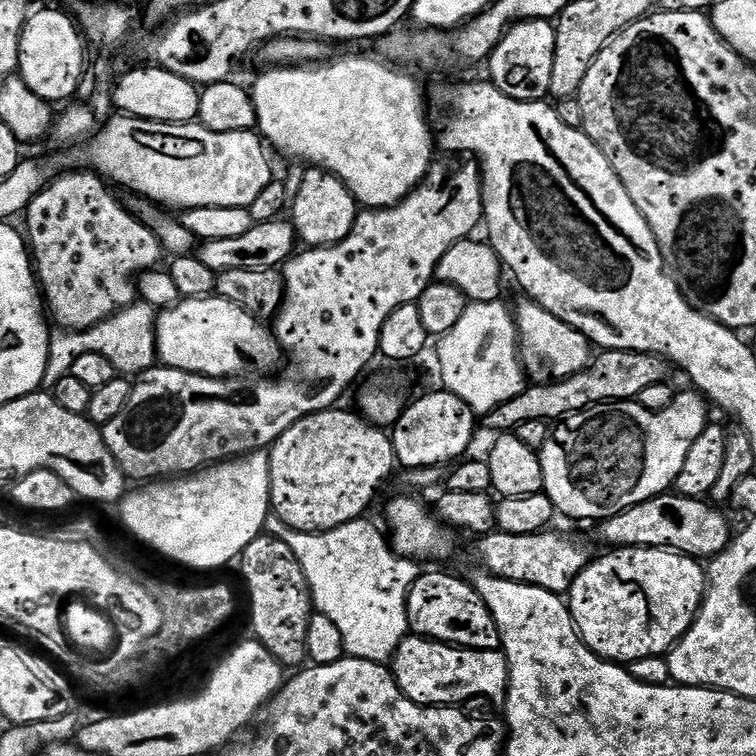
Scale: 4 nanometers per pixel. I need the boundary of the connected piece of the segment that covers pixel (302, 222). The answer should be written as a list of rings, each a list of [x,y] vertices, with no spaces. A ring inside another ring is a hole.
[[[315,166],[305,171],[298,196],[290,203],[290,219],[296,227],[299,243],[308,248],[327,248],[329,244],[346,239],[356,221],[357,211],[356,199],[347,186],[332,173]]]

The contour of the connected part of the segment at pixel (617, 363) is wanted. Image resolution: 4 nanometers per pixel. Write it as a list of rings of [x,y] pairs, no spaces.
[[[609,348],[599,353],[600,357],[593,359],[588,367],[582,369],[565,380],[553,380],[551,384],[532,384],[526,386],[517,397],[502,403],[497,409],[490,410],[483,417],[482,424],[492,431],[492,434],[512,434],[522,422],[538,422],[547,420],[559,422],[566,416],[572,416],[575,412],[581,412],[587,408],[593,408],[595,404],[607,404],[610,400],[636,400],[643,397],[646,390],[661,387],[668,376],[669,361],[663,356],[656,356],[652,352],[635,352],[634,350],[614,350]]]

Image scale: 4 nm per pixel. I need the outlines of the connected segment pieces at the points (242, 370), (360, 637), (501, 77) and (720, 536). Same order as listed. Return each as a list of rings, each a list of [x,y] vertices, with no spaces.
[[[215,294],[206,298],[179,299],[171,307],[165,307],[156,318],[156,354],[159,363],[165,368],[177,368],[183,372],[193,372],[195,376],[213,376],[214,378],[244,378],[249,374],[264,378],[275,373],[282,364],[280,343],[271,331],[260,324],[255,315],[242,306],[234,306],[226,298]]]
[[[272,518],[267,522],[266,532],[267,535],[277,536],[279,540],[286,542],[286,546],[290,546],[290,550],[294,550],[306,574],[308,589],[312,591],[315,611],[321,616],[330,618],[330,622],[338,626],[338,631],[344,639],[345,653],[354,658],[387,665],[395,656],[405,636],[409,635],[408,592],[422,574],[421,565],[407,556],[396,555],[389,537],[383,531],[380,533],[368,518],[346,522],[333,528],[330,534],[299,532],[286,526],[286,522]]]
[[[521,20],[500,39],[486,61],[490,82],[502,94],[515,100],[543,101],[550,93],[550,73],[554,70],[556,26],[550,20]]]
[[[665,494],[655,496],[638,506],[630,506],[622,510],[622,514],[612,516],[599,525],[600,532],[608,546],[622,548],[670,548],[674,552],[683,552],[685,556],[697,558],[715,558],[722,550],[726,550],[734,539],[734,528],[728,525],[728,520],[711,503],[695,496],[681,496],[679,494]]]

